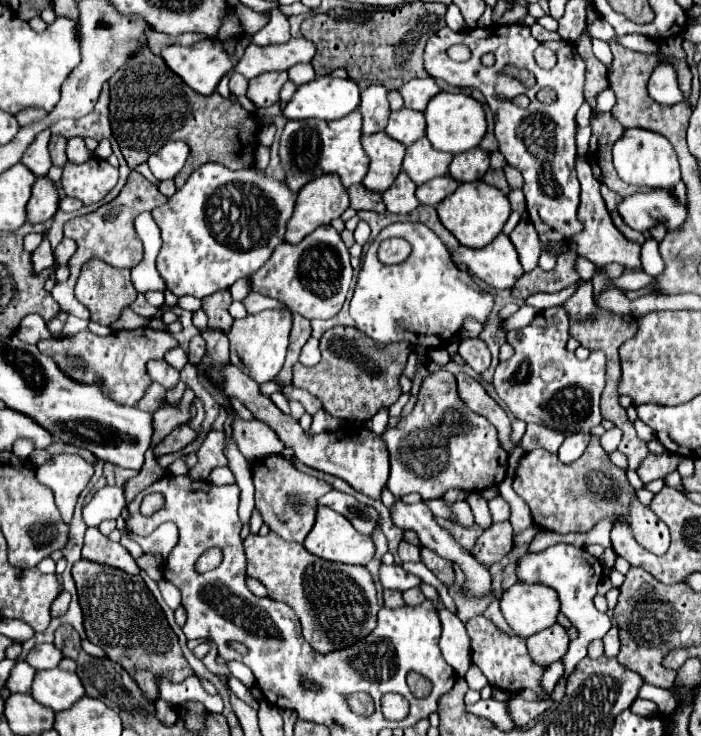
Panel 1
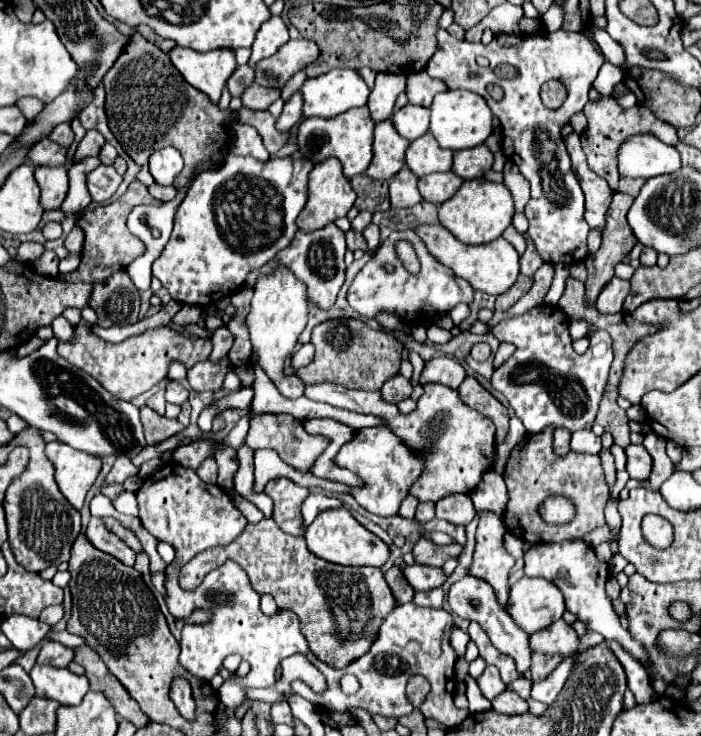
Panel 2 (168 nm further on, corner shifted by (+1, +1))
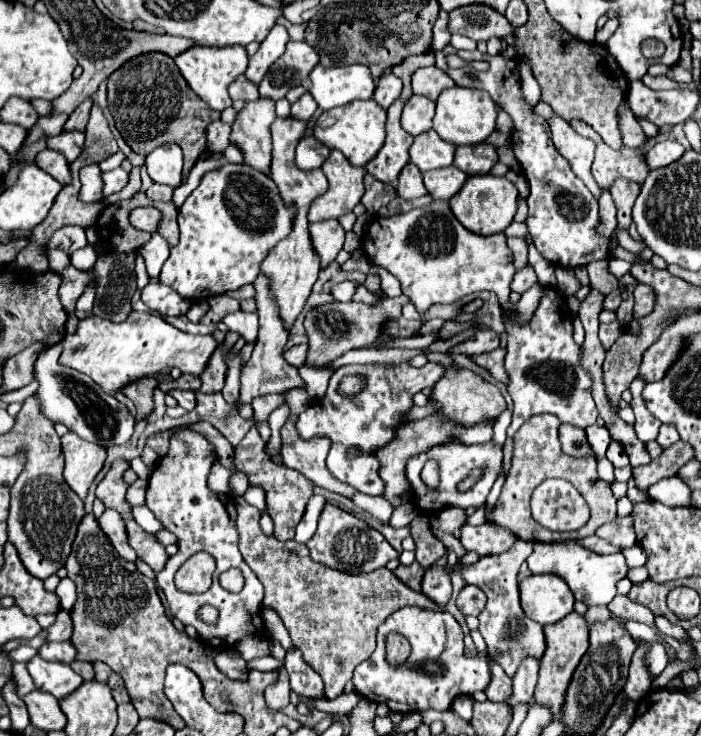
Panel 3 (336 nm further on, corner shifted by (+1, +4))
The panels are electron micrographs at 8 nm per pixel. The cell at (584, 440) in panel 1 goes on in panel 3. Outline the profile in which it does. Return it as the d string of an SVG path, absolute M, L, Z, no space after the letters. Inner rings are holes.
M594 424L594 426L586 428L586 434L588 434L588 442L590 442L592 450L594 450L598 456L604 456L604 454L606 454L606 448L608 448L608 444L610 444L610 440L612 440L610 434L608 434L608 430L606 430L604 426Z

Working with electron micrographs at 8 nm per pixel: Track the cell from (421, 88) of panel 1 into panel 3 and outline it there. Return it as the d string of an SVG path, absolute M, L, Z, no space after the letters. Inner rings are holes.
M428 66L428 68L420 68L414 72L412 76L412 90L414 94L422 94L422 96L430 96L430 100L436 100L438 94L446 88L450 88L454 84L454 80L442 72L436 66Z

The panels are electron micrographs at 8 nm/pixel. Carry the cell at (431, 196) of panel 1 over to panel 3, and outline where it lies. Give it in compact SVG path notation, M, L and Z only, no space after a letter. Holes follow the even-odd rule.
M448 166L448 168L436 168L424 174L424 184L428 194L432 194L432 198L442 198L442 200L450 200L466 182L466 174L462 170L458 170L456 166Z

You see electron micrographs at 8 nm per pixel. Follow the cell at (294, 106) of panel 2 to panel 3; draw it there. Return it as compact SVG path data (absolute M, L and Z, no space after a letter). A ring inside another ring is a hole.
M306 92L298 102L292 104L292 116L300 118L300 120L310 120L314 116L316 108L318 108L318 104L312 100L310 92Z

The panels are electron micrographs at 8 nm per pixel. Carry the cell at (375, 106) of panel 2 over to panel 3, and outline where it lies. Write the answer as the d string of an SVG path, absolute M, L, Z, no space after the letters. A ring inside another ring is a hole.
M384 74L378 84L376 84L376 92L374 92L374 100L382 106L382 108L388 108L394 100L400 98L400 92L402 92L402 82L398 76L394 74Z

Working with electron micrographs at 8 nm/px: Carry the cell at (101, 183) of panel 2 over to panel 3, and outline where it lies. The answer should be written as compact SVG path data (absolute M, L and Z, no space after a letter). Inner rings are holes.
M116 168L116 170L104 172L102 180L104 180L104 196L108 198L108 196L120 192L128 184L128 172L124 172L122 168Z

